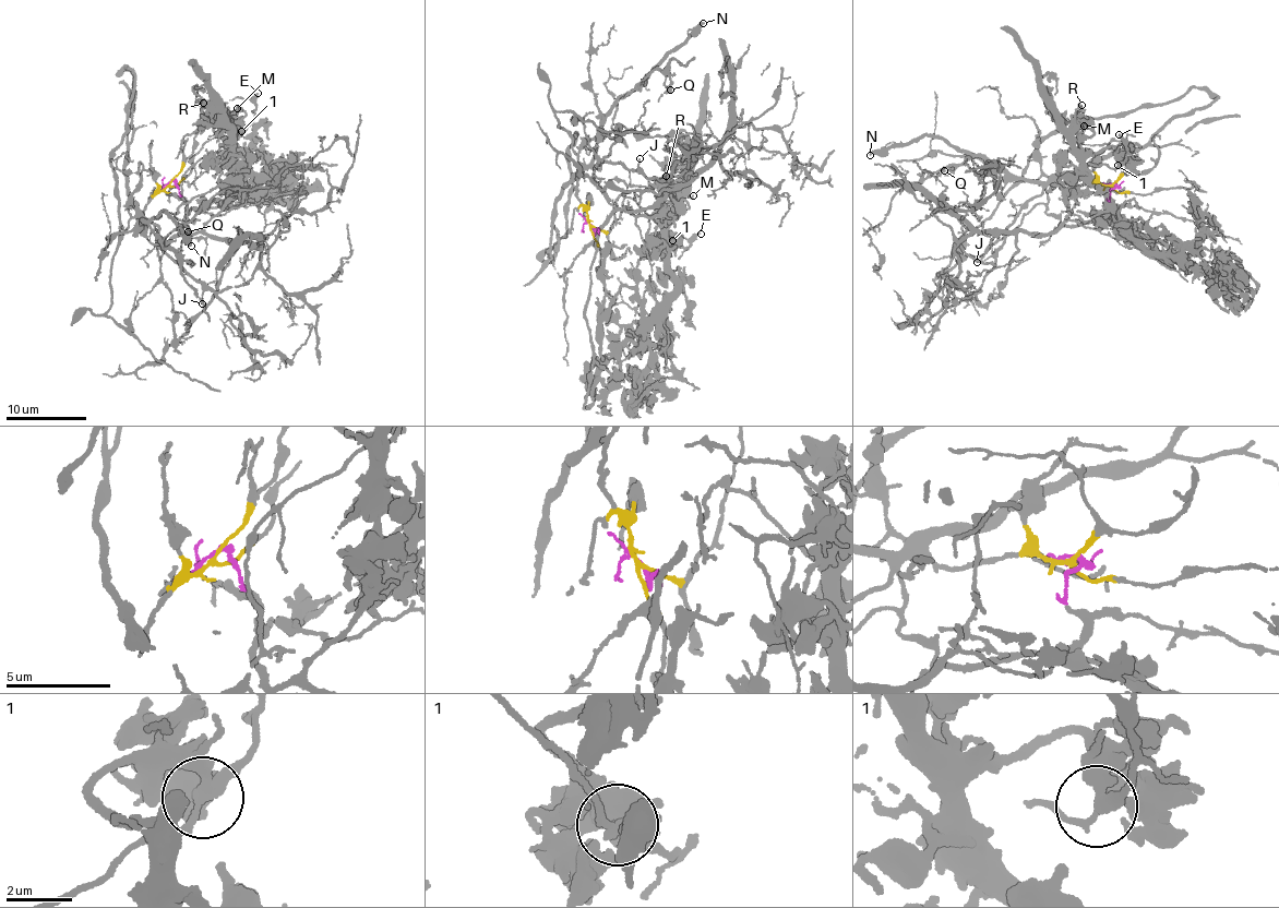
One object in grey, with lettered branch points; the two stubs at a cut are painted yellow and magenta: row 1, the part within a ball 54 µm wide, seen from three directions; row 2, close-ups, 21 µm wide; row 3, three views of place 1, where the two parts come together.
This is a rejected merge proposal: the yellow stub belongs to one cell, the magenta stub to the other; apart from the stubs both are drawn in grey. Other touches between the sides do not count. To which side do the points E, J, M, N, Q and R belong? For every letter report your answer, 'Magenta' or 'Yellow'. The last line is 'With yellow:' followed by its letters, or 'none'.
E: Yellow
J: Yellow
M: Magenta
N: Yellow
Q: Yellow
R: Magenta
With yellow: E, J, N, Q

